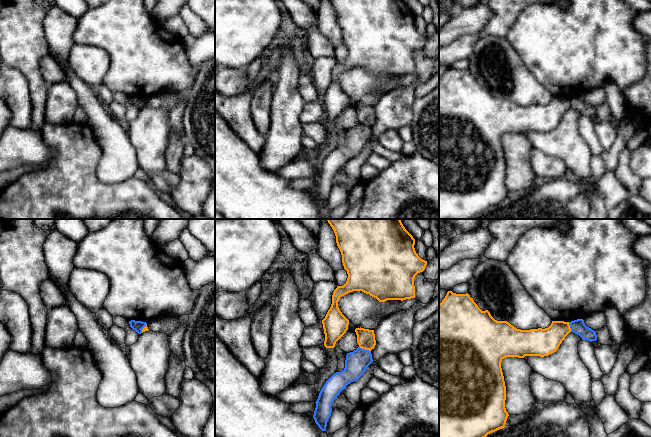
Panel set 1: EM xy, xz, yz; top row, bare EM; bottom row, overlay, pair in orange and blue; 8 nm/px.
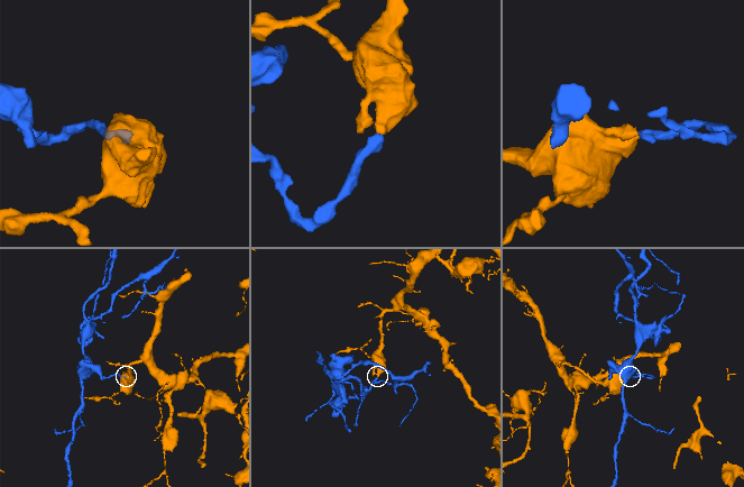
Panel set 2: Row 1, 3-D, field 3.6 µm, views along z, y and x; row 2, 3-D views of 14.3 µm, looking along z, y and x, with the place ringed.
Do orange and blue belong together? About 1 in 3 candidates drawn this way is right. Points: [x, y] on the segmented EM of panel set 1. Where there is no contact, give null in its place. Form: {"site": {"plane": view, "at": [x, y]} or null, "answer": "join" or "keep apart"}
{"site": {"plane": "xz", "at": [365, 349]}, "answer": "keep apart"}

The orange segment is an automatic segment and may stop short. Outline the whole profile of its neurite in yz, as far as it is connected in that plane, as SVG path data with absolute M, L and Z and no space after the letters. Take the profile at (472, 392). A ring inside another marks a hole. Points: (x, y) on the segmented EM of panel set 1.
M448 291L439 304L439 437L486 437L488 434L504 428L509 414L505 408L506 386L501 368L502 360L506 357L548 356L558 350L570 332L569 322L564 321L552 321L551 325L545 329L517 329L507 321L495 320L488 310L482 311L468 293L456 294Z

